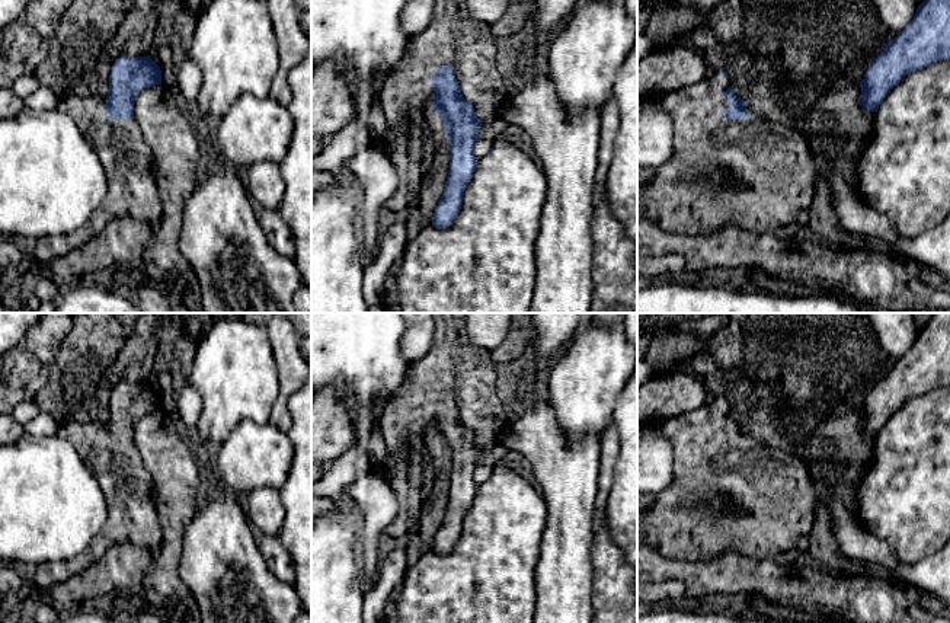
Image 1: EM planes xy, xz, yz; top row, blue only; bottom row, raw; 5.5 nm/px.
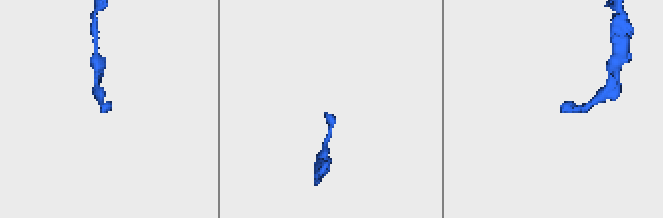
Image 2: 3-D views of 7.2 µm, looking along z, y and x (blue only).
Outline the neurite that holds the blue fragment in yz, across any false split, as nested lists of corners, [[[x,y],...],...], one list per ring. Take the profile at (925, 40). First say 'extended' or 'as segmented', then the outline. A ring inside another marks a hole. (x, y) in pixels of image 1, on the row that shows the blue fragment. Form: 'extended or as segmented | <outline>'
as segmented | [[[950,0],[922,1],[909,25],[870,63],[860,83],[861,105],[877,112],[887,93],[912,71],[950,60]]]

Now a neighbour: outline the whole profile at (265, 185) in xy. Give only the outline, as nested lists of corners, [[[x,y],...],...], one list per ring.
[[[274,162],[252,164],[247,170],[246,189],[258,210],[278,210],[285,192],[281,164]]]

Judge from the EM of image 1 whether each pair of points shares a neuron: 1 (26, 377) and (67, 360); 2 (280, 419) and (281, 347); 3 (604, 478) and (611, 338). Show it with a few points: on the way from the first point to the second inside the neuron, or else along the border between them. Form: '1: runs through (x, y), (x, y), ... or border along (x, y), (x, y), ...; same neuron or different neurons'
1: border along (64, 335), (48, 379), (35, 398); different neurons
2: runs through (280, 402), (287, 389), (287, 364); same neuron
3: border along (613, 421), (600, 438); different neurons

